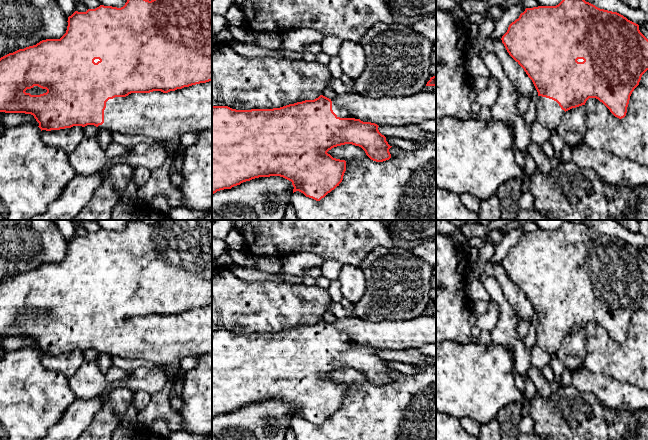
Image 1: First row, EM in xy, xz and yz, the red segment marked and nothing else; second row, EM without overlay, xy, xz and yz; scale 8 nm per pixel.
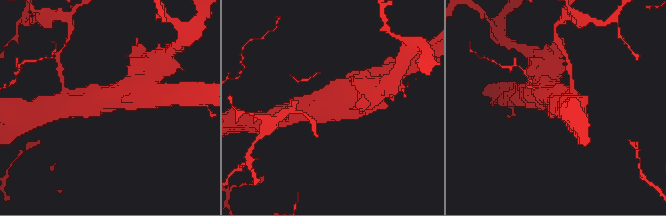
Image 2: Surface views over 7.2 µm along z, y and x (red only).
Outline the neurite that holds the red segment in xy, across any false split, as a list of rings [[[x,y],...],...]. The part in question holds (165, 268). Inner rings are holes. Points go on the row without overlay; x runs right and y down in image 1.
[[[139,220],[129,222],[121,232],[100,229],[86,236],[75,235],[67,246],[66,257],[60,263],[42,264],[0,282],[0,336],[31,338],[39,347],[41,355],[94,349],[128,360],[156,362],[163,367],[168,379],[180,376],[182,369],[179,363],[184,357],[212,355],[212,220],[157,220],[151,225]],[[34,310],[47,316],[40,319],[25,316]]]

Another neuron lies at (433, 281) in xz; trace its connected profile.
[[[436,266],[433,267],[433,275],[431,279],[431,288],[430,288],[430,298],[431,300],[436,300]]]

